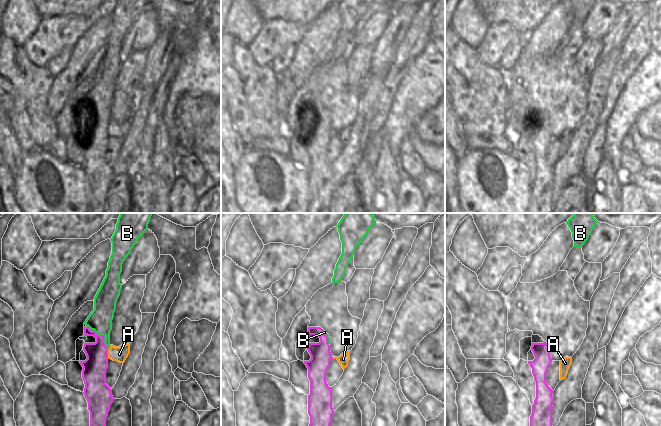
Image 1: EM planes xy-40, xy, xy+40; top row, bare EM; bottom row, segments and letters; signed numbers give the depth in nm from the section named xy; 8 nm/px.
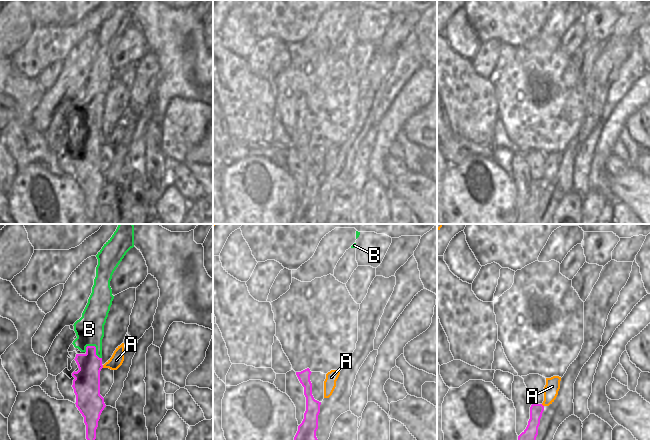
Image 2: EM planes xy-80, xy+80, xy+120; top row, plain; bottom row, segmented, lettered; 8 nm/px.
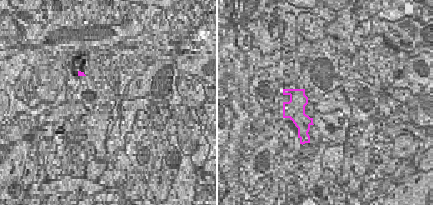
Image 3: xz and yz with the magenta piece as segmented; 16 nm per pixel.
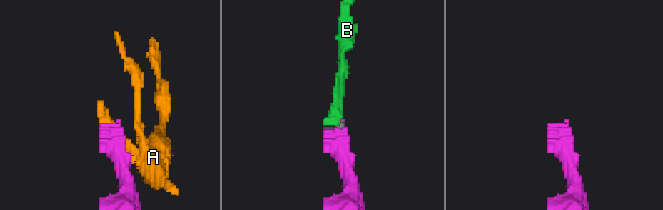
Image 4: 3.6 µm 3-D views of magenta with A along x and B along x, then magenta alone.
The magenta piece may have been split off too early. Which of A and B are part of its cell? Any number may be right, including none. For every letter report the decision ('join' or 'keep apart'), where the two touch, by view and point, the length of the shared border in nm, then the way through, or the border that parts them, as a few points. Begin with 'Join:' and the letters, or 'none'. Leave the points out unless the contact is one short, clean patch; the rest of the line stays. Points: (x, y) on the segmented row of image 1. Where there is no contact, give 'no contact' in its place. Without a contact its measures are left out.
Join: B
A: keep apart | xy-40 (107, 354) | 80 nm
B: join | xy-40 (101, 335) | 260 nm | across xy-40 (96, 364), (101, 335), (100, 320)

